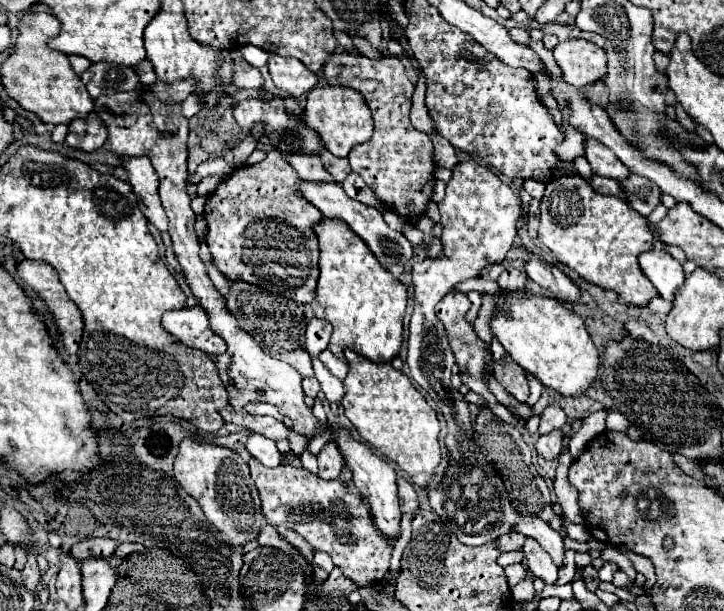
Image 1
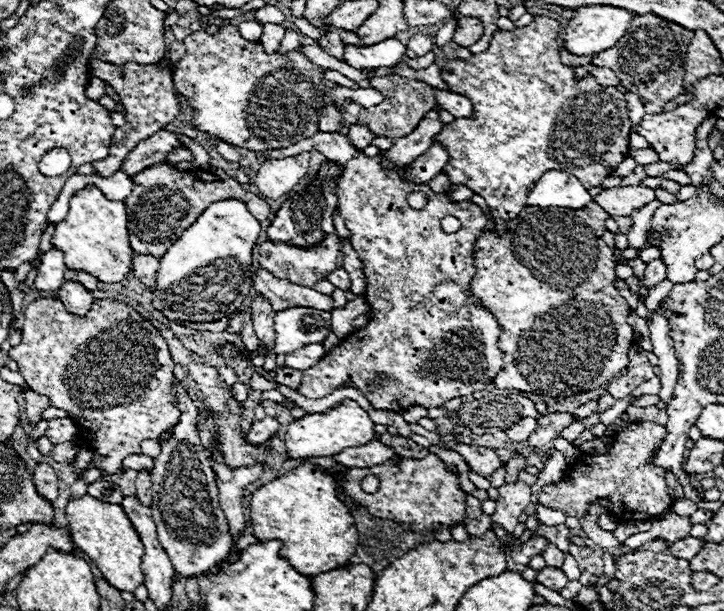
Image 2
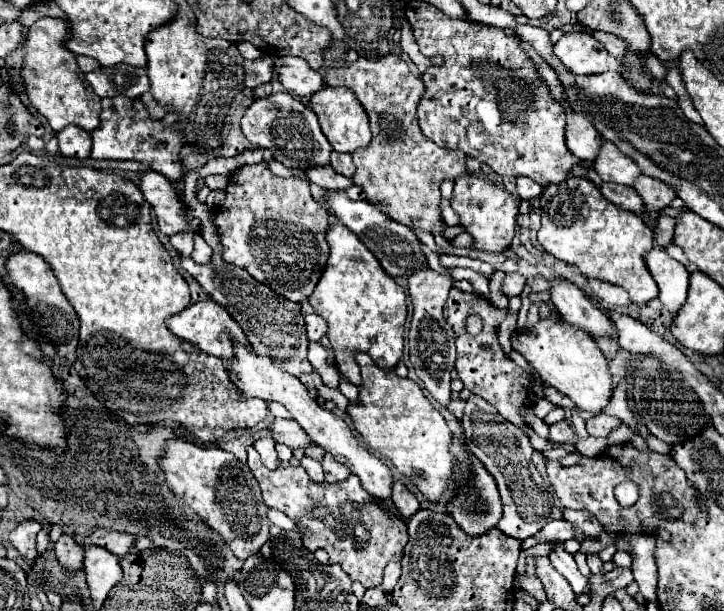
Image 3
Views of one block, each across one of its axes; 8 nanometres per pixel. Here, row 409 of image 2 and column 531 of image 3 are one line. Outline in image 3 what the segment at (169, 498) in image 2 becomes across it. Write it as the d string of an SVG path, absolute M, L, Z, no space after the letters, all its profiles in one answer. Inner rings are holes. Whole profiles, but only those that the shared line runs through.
M528 176L524 178L516 178L516 190L518 190L518 194L520 194L520 198L522 200L528 200L528 198L536 198L536 196L540 196L540 192L542 192L542 186L540 184L536 184L534 180L530 180Z

